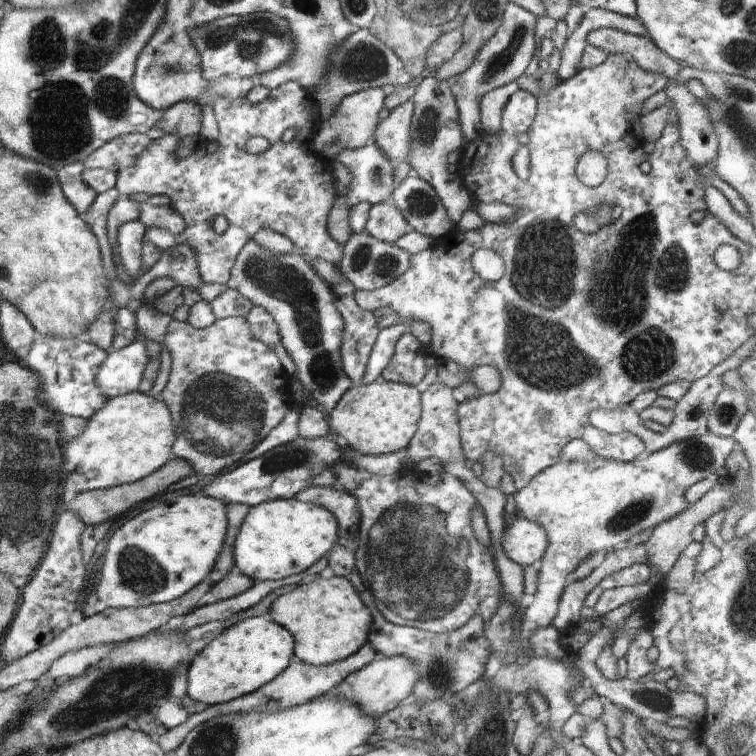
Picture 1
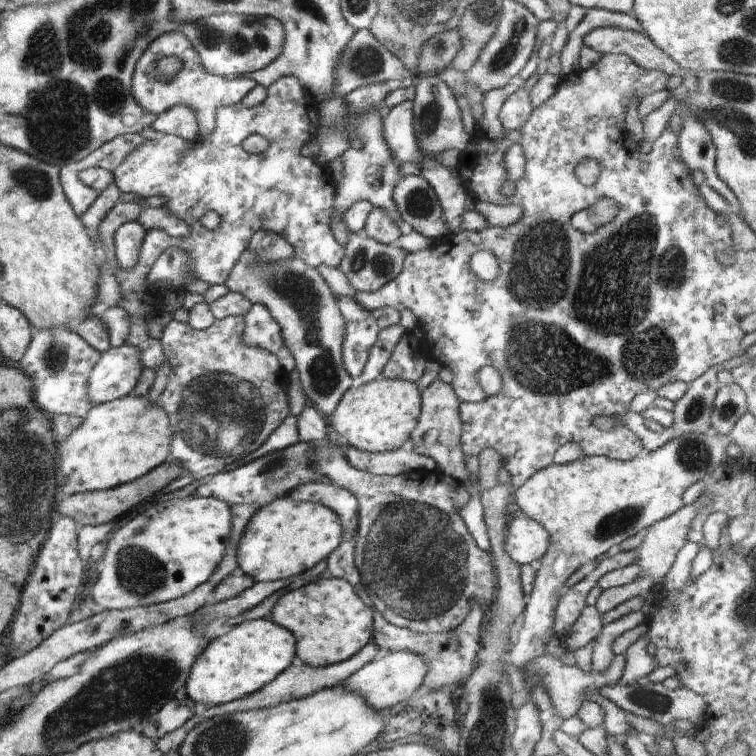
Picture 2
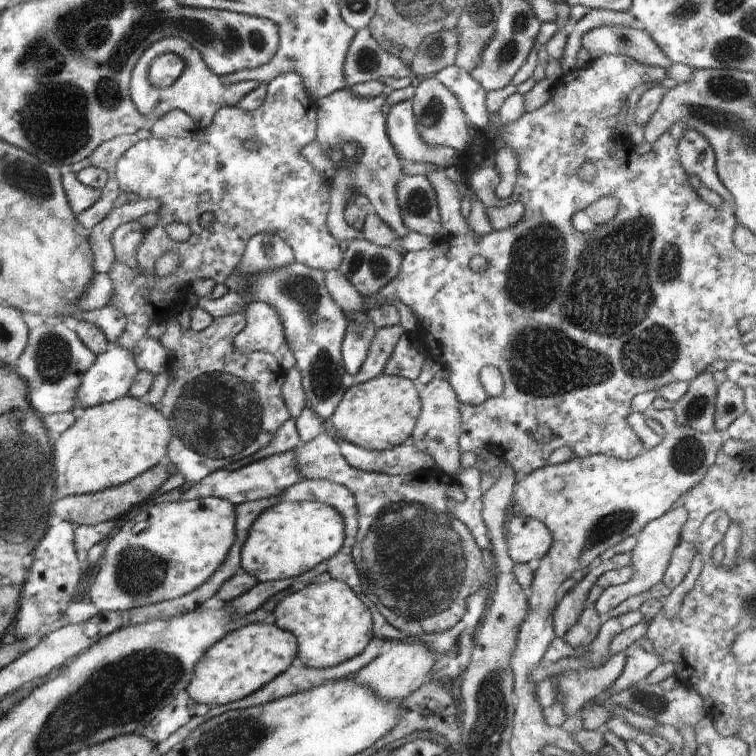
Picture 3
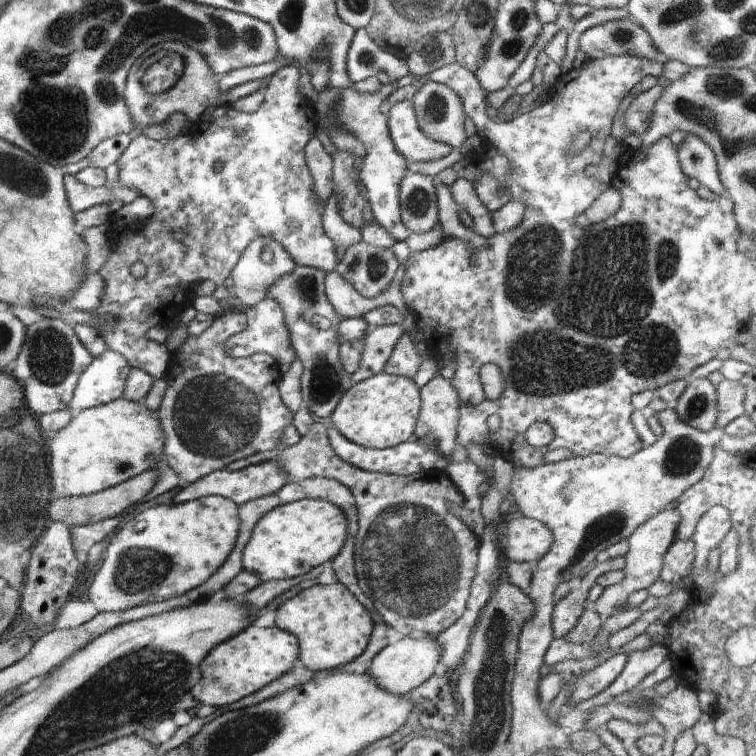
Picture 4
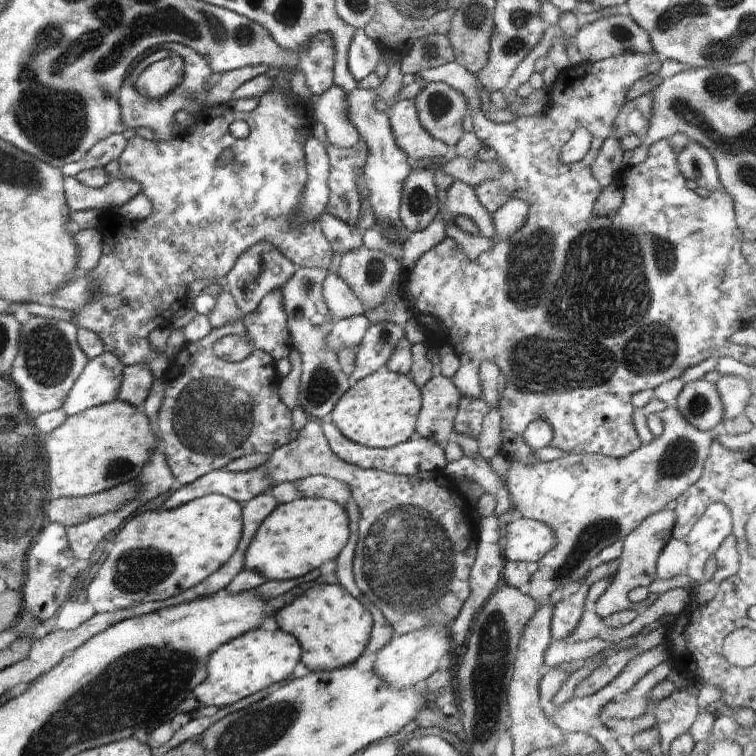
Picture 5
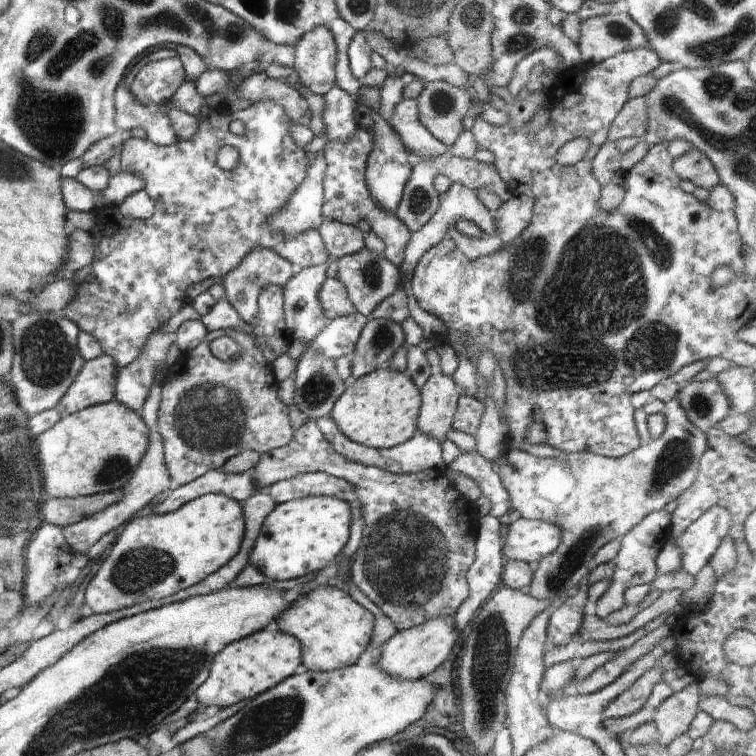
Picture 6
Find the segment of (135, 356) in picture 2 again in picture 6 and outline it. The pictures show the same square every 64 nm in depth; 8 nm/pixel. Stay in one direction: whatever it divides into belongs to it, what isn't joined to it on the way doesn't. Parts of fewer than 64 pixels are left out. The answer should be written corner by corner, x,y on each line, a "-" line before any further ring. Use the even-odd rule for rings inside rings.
110,355
85,361
55,409
61,417
100,403
114,401
118,366

